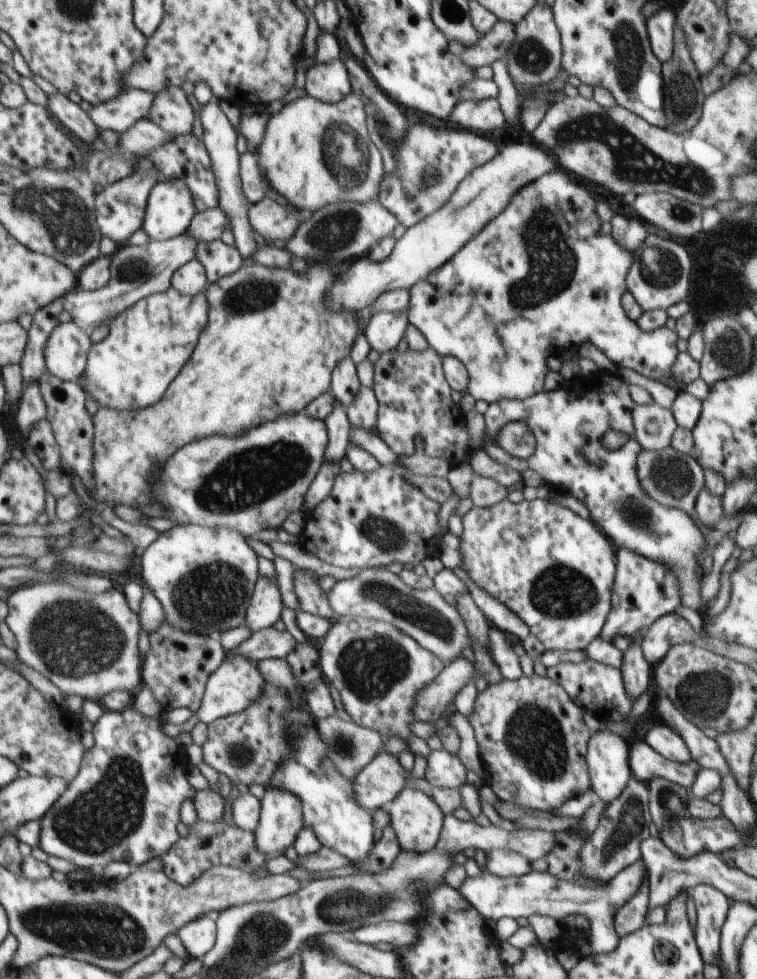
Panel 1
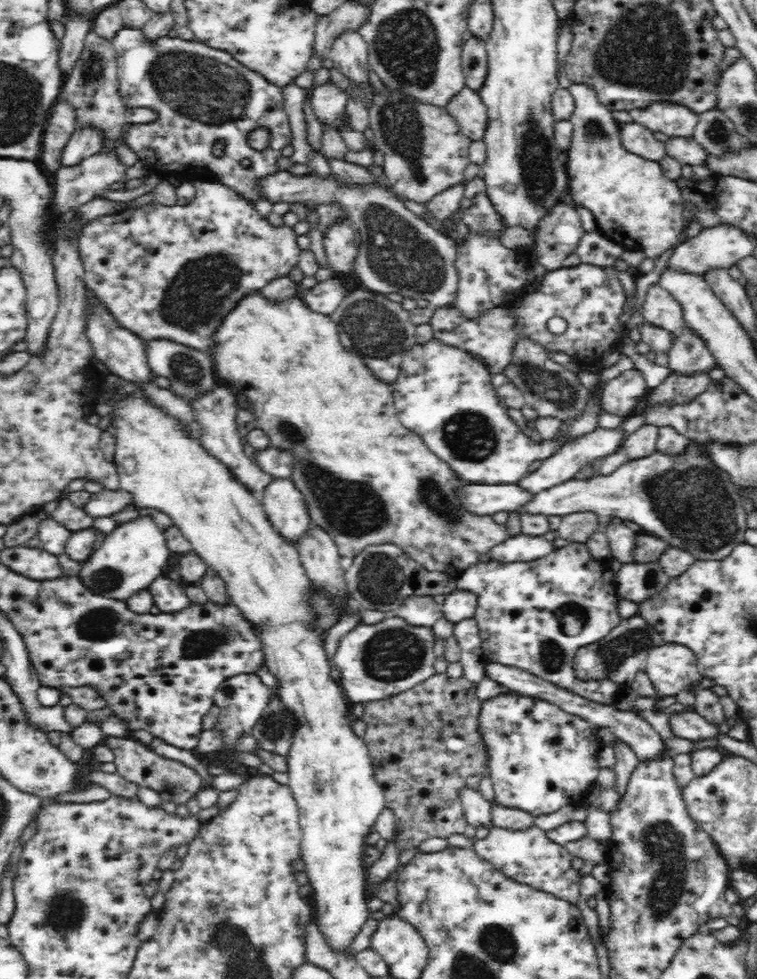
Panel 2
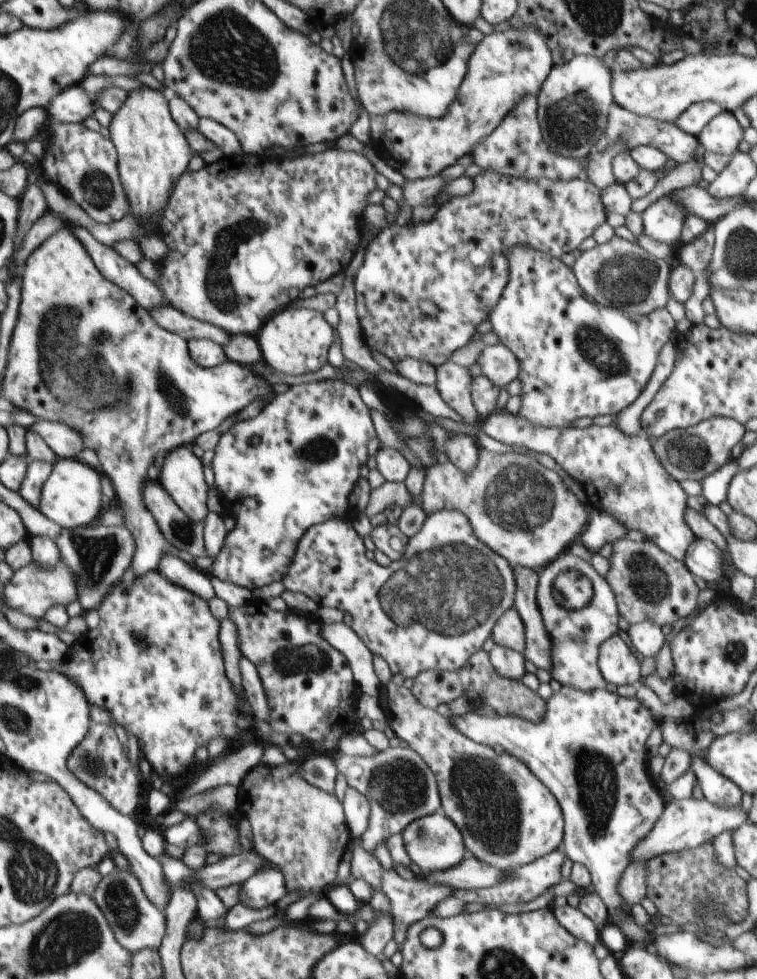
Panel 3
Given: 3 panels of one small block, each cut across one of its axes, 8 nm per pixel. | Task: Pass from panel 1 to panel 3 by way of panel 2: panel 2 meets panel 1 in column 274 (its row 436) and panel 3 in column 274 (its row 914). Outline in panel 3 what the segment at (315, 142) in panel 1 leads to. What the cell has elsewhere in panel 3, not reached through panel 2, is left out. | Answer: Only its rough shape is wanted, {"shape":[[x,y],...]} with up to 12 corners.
{"shape":[[286,308],[258,334],[265,364],[286,374],[328,365],[325,313]]}

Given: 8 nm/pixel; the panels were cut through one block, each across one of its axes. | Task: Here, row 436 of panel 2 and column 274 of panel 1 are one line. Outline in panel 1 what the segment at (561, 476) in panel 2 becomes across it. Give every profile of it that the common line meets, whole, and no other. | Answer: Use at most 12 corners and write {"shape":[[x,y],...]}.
{"shape":[[261,576],[245,626],[256,634],[283,618],[279,579]]}

